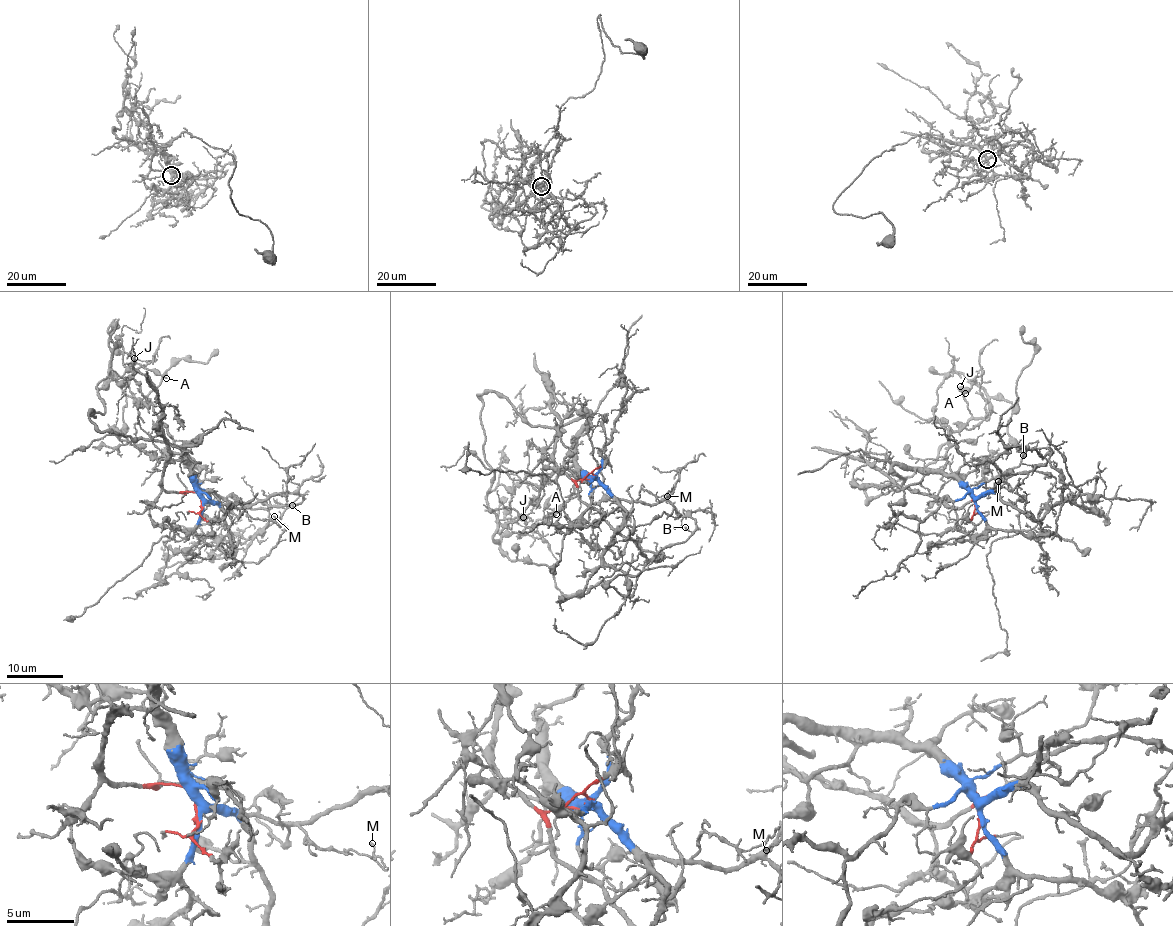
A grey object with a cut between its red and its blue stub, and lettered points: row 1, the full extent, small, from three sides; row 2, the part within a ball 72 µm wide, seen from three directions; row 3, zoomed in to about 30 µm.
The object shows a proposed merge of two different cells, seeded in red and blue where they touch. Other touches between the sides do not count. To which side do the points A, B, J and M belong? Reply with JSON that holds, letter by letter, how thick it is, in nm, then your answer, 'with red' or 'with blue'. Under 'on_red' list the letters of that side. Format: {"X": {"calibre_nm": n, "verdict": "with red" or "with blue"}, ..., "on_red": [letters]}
{"A": {"calibre_nm": 140, "verdict": "with blue"}, "B": {"calibre_nm": 170, "verdict": "with blue"}, "J": {"calibre_nm": 700, "verdict": "with blue"}, "M": {"calibre_nm": 130, "verdict": "with blue"}, "on_red": []}

